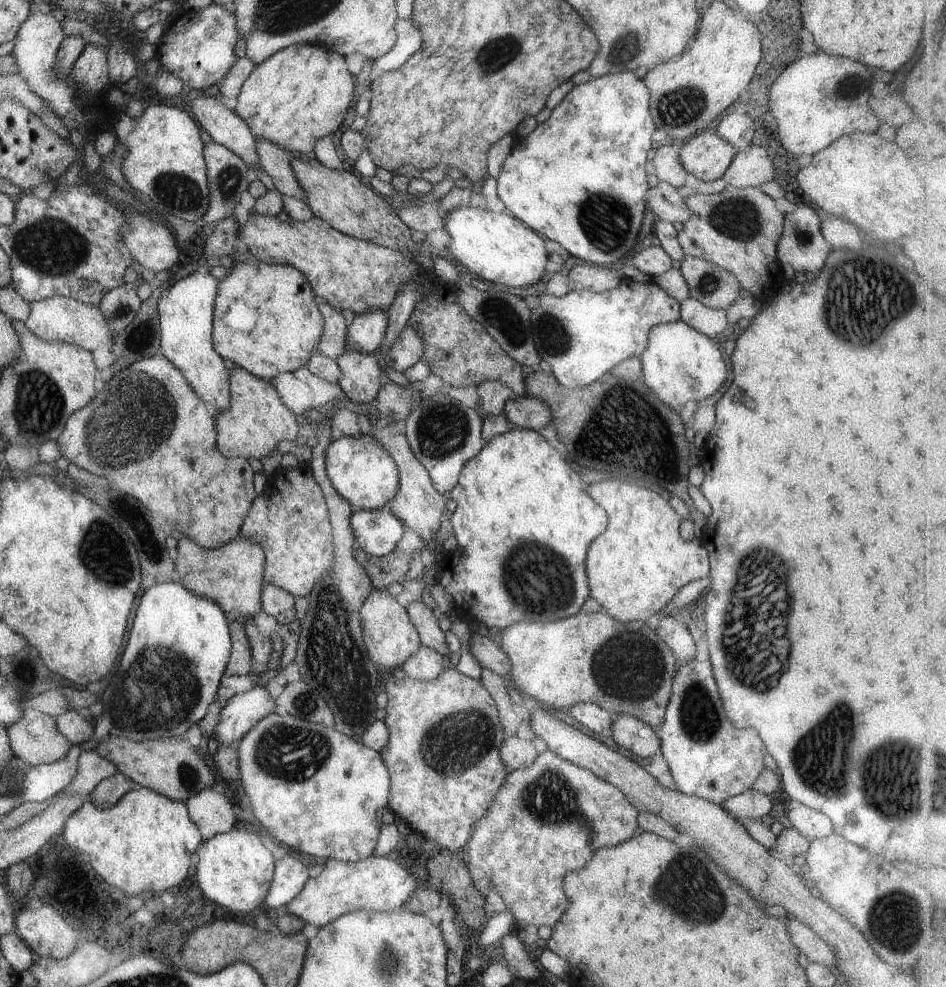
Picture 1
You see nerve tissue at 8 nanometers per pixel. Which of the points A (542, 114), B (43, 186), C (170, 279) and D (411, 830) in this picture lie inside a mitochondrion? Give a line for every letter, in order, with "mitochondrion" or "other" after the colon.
A: other
B: other
C: other
D: other

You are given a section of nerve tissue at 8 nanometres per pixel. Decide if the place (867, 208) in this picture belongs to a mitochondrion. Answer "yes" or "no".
no

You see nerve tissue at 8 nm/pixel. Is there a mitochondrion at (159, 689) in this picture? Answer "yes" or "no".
yes

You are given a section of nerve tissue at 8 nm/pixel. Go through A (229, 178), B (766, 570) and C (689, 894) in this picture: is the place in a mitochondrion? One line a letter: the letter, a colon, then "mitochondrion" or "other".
A: mitochondrion
B: mitochondrion
C: mitochondrion

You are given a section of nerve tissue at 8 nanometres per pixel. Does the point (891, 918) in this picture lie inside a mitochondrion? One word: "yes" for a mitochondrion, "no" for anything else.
yes

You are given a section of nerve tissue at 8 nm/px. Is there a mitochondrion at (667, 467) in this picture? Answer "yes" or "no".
no

